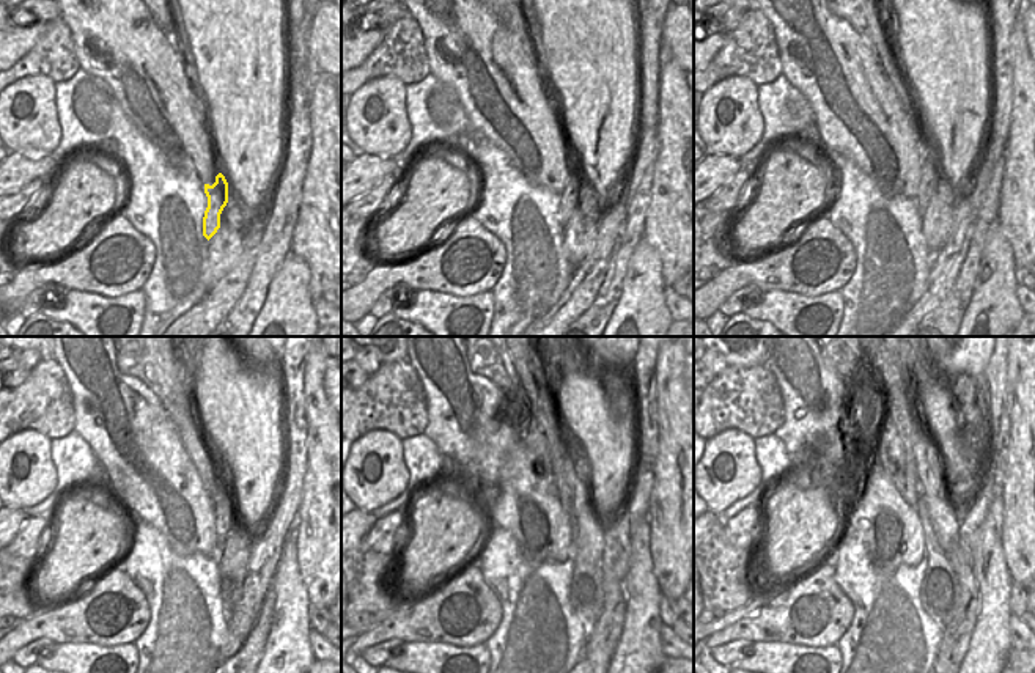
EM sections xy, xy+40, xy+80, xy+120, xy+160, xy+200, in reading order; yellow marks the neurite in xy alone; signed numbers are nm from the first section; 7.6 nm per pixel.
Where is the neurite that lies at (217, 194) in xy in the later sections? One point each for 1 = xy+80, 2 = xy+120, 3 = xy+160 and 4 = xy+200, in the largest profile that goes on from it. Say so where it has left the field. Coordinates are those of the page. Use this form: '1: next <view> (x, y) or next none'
1: next xy+80 (927, 151)
2: next xy+120 (220, 491)
3: next xy+160 (573, 474)
4: next xy+200 (928, 469)

